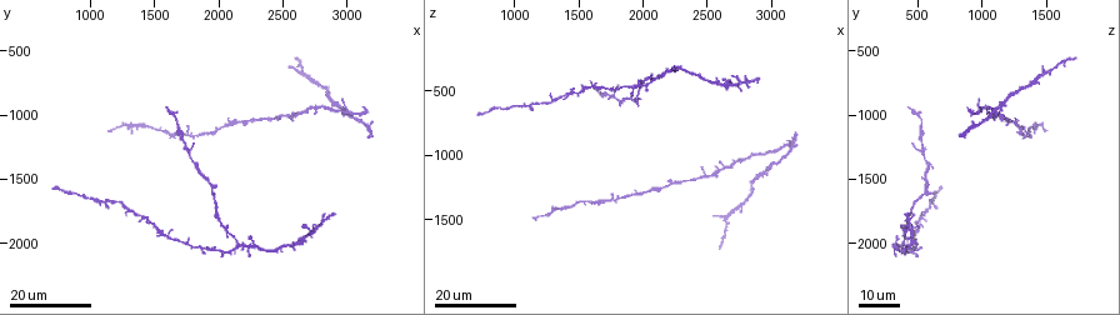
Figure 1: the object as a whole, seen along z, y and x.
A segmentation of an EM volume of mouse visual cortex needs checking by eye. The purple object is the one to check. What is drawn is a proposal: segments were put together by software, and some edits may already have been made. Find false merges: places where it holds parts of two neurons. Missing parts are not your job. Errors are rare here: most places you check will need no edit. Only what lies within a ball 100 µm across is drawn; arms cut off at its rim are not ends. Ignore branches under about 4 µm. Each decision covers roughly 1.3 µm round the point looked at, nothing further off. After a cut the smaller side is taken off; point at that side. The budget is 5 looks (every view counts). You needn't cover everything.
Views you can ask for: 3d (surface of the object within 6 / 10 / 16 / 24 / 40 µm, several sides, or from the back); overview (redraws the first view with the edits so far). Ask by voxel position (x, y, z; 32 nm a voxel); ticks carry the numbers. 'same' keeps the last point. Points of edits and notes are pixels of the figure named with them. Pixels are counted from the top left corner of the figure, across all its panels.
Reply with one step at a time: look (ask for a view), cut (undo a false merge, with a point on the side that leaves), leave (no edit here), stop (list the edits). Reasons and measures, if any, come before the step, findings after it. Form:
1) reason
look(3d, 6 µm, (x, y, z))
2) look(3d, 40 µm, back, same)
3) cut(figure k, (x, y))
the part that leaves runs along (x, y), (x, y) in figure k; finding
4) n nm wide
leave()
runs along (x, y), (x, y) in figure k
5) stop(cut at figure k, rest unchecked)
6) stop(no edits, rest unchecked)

thick turns thin
look(3d, 24 µm, (1280, 1080, 1460))

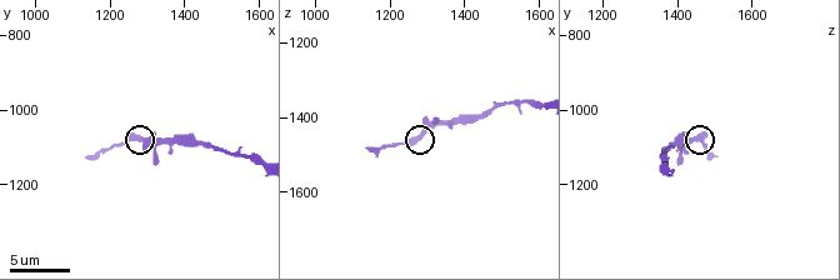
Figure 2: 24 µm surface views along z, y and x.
zoom in
look(3d, 6 µm, (1270, 1070, 1460))

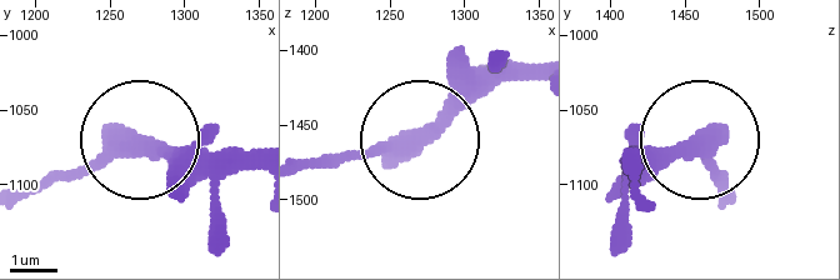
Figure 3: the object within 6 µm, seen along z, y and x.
leave()
runs along (628, 169), (699, 145), (724, 189) in figure 3; all the same neuron

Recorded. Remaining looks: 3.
look(3d, 24 µm, (1800, 1380, 580))

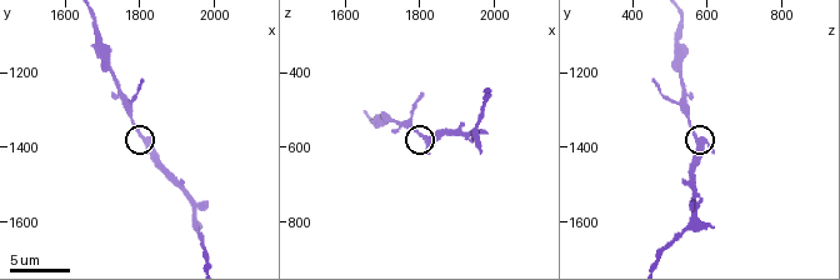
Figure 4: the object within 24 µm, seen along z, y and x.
closer look
look(3d, 10 µm, (1830, 1390, 600))

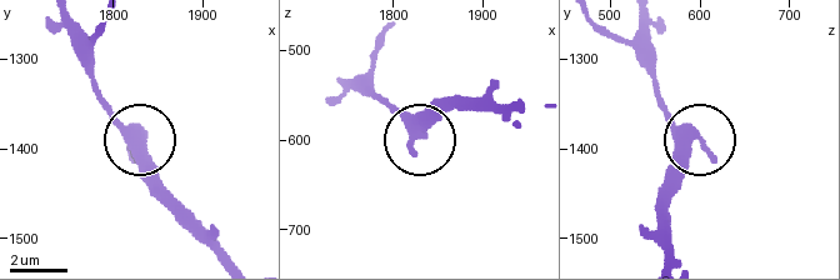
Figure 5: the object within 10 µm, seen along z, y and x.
leave()
runs along (230, 258), (170, 194), (146, 143), (94, 95) in figure 5; all the same neuron

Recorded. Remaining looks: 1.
stop(no edits, rest unchecked)

